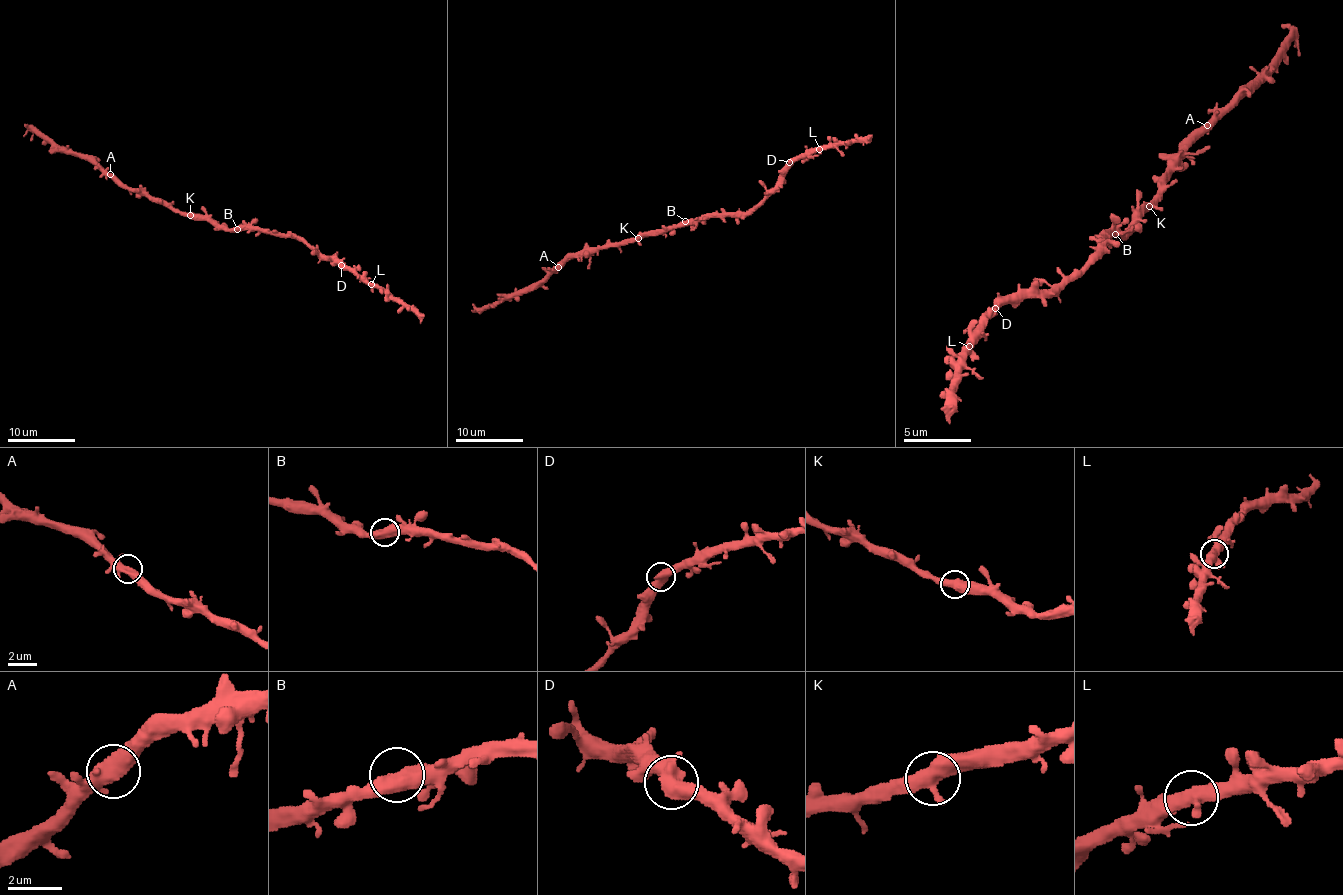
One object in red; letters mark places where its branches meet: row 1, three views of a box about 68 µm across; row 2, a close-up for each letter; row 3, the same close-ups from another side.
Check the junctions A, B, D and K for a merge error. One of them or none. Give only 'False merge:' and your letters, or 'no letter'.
False merge: no letter

